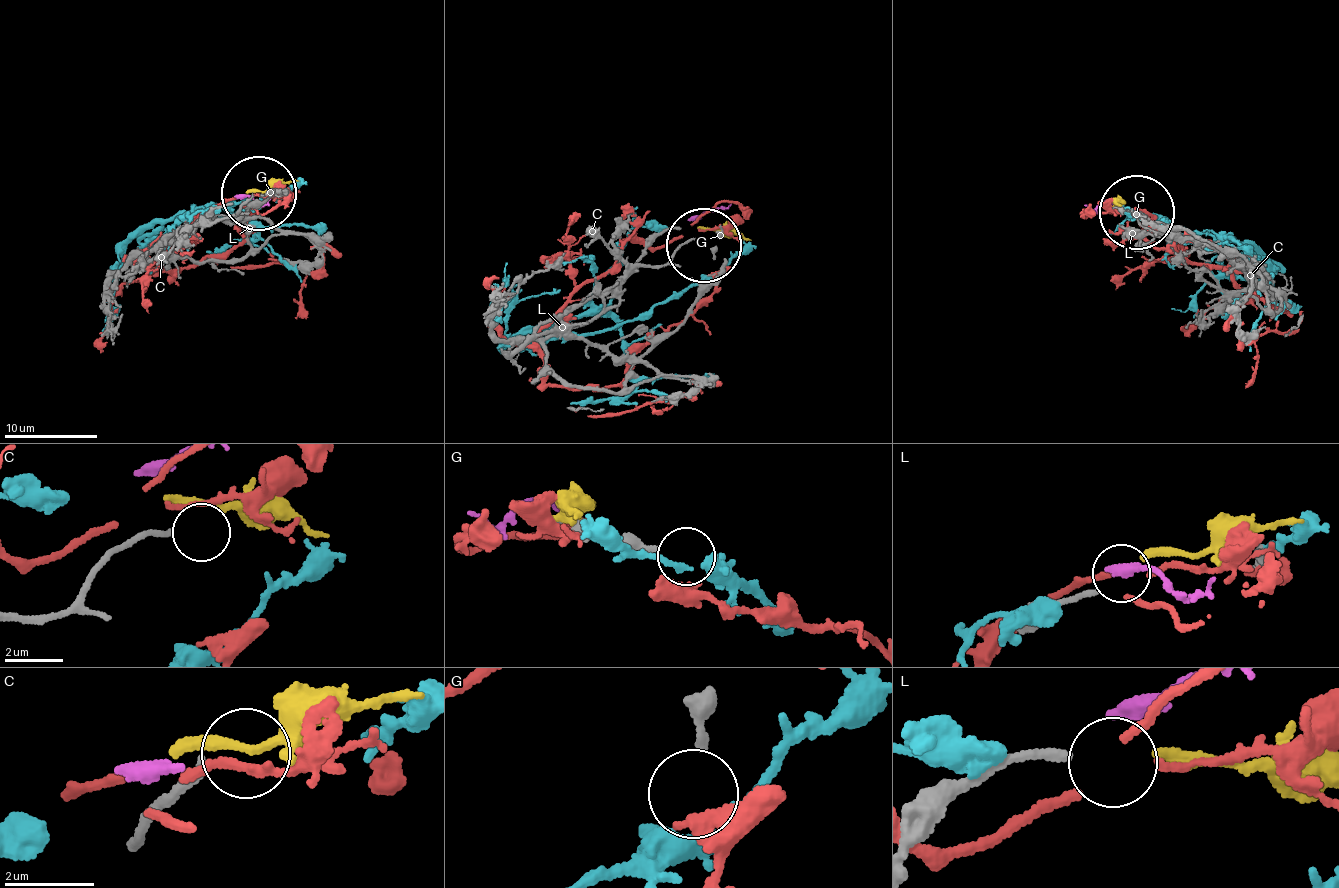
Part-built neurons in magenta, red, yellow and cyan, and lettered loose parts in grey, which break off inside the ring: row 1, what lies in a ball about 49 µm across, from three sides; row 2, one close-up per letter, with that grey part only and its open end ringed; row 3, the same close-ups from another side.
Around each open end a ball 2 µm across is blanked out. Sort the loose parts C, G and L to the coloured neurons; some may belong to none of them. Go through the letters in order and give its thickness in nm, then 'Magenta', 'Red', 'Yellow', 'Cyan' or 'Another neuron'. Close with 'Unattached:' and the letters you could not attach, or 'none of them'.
C: Thickness 200 nm. Another neuron
G: Thickness 240 nm. Cyan
L: Thickness 190 nm. Yellow
Unattached: C

